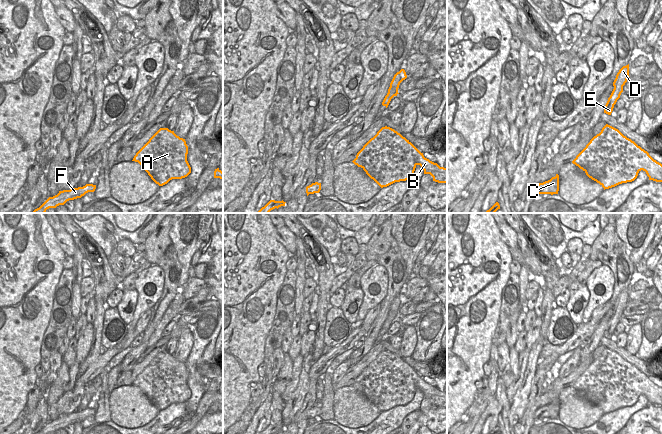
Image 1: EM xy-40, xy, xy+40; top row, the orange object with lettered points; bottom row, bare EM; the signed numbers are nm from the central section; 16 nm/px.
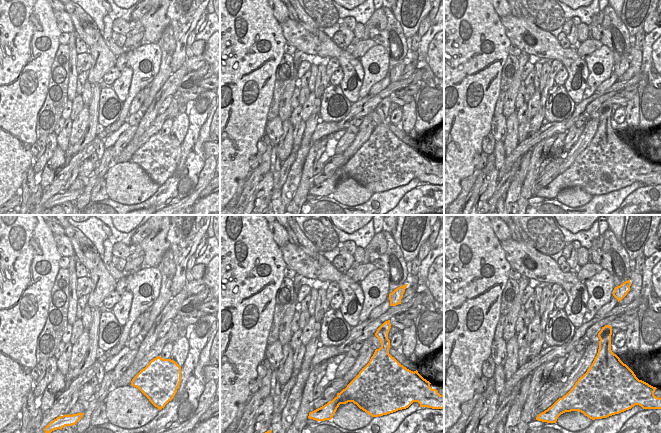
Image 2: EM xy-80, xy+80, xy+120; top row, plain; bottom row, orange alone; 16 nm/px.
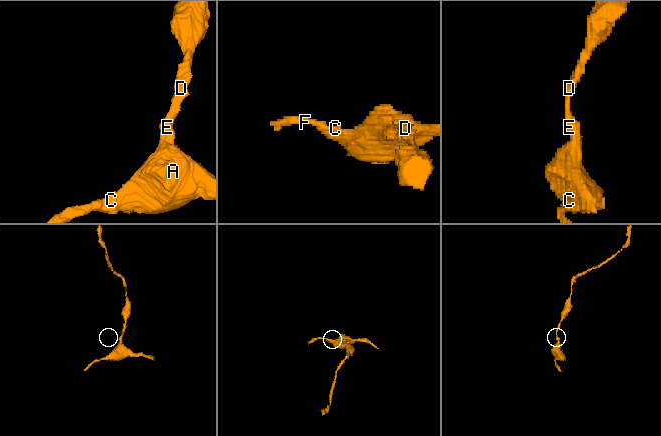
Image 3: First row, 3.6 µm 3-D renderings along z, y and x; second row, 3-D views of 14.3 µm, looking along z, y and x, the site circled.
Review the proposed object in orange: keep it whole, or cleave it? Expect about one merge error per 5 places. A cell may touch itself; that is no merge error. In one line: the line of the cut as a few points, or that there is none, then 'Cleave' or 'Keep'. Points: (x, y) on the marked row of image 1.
No split. Keep

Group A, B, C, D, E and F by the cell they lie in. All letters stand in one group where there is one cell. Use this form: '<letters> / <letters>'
A B C D E F

